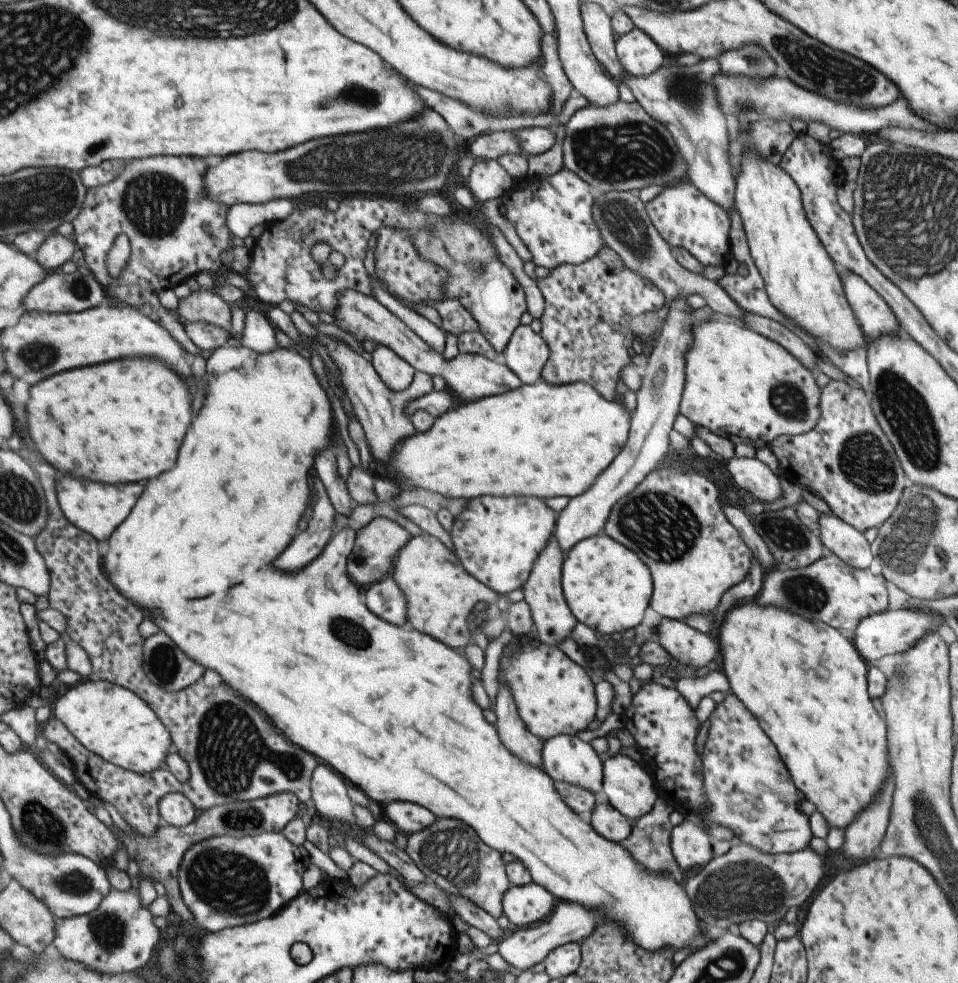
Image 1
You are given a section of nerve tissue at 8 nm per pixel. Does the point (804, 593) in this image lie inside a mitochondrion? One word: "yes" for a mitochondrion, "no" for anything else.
yes

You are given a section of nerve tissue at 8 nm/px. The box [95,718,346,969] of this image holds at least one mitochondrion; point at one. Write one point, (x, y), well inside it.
(232, 884)

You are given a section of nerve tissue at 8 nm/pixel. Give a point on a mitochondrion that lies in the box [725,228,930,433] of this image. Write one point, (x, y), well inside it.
(786, 399)

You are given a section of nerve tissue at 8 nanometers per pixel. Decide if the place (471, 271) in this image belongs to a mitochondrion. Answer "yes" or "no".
yes

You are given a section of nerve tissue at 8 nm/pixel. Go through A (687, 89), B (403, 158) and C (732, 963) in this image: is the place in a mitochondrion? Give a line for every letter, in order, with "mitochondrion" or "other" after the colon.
A: mitochondrion
B: mitochondrion
C: mitochondrion

